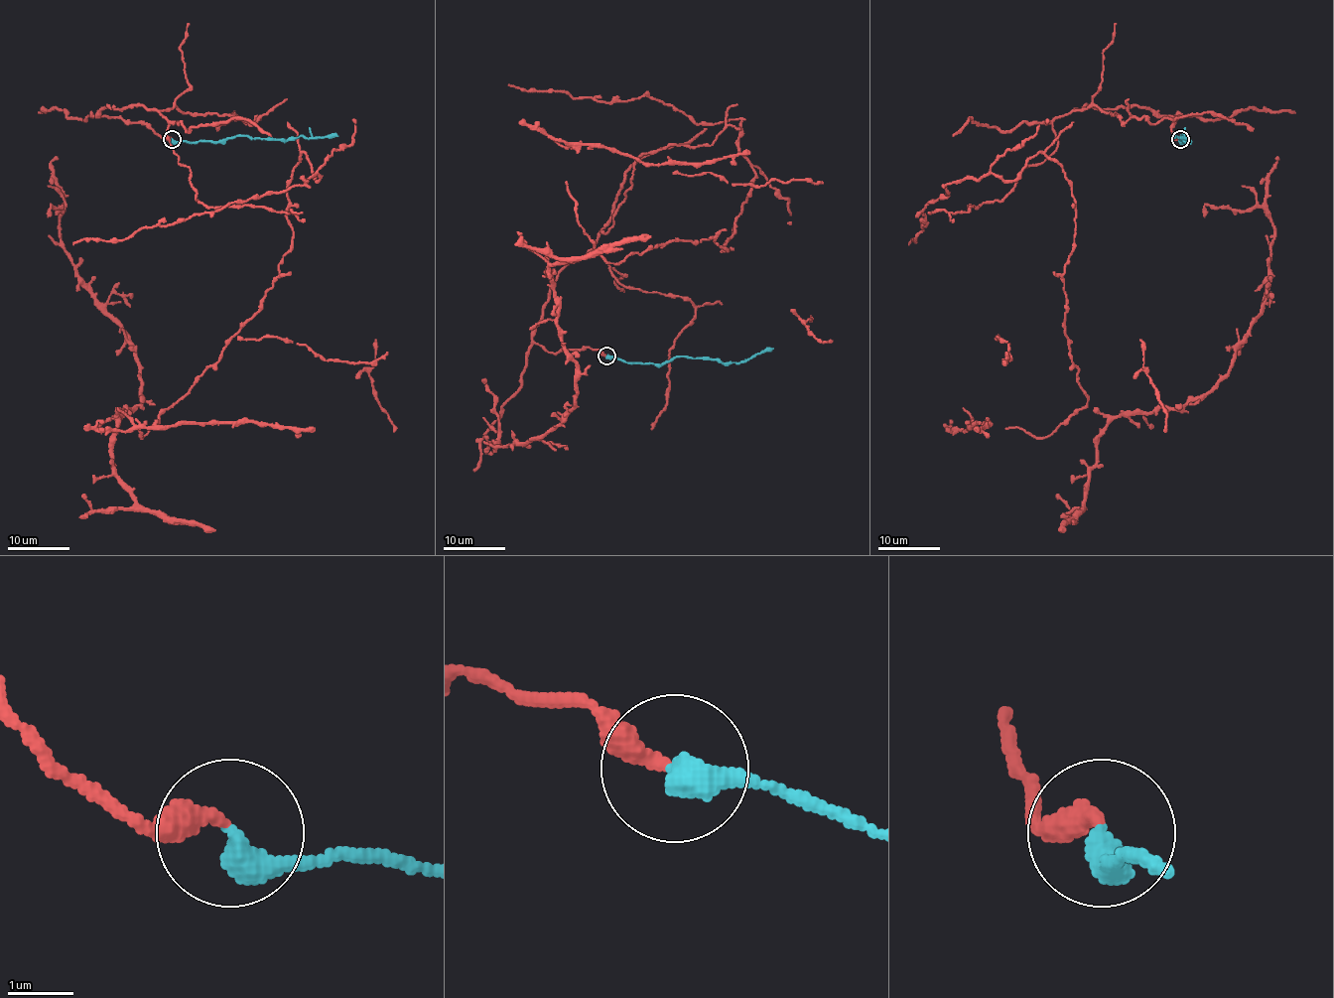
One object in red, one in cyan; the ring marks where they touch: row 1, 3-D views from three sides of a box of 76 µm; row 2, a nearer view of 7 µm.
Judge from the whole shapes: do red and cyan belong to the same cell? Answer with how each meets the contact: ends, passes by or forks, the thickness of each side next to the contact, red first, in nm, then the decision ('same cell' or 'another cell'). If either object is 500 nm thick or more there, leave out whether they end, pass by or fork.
red ends; cyan ends; calibres 280 and 440 nm; same cell

